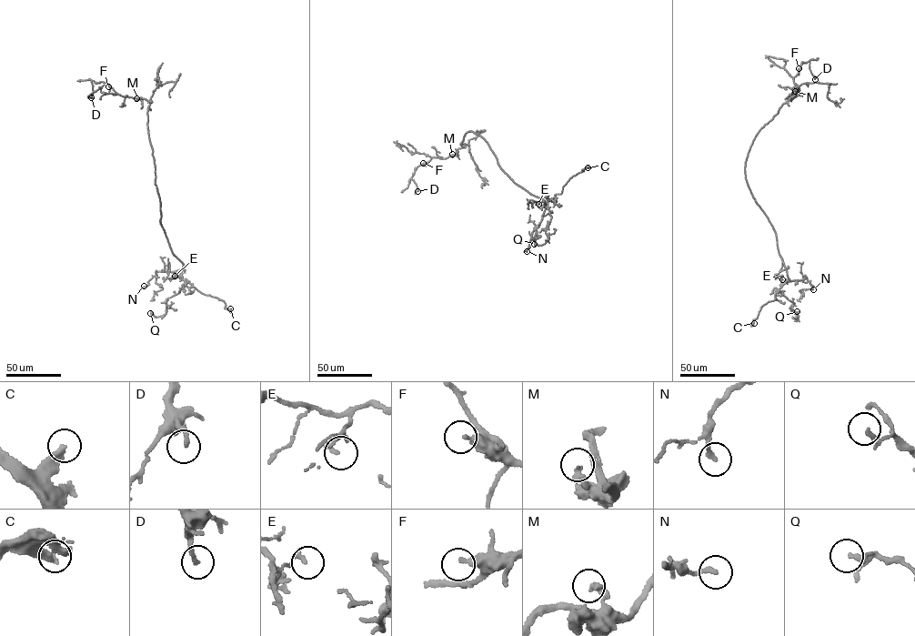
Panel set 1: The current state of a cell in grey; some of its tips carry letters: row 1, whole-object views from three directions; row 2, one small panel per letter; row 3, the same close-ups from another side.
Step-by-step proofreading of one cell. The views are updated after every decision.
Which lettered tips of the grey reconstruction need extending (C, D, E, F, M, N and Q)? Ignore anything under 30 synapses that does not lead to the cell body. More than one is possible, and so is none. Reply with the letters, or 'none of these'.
C

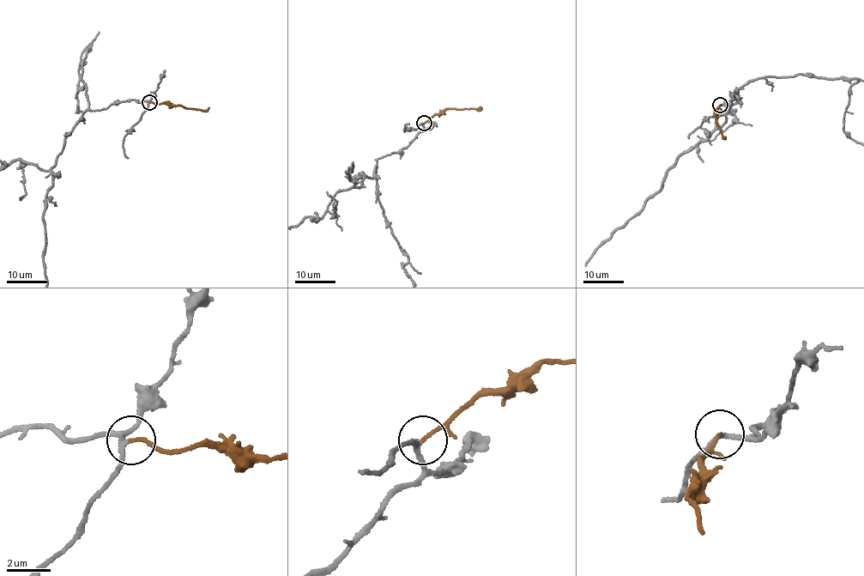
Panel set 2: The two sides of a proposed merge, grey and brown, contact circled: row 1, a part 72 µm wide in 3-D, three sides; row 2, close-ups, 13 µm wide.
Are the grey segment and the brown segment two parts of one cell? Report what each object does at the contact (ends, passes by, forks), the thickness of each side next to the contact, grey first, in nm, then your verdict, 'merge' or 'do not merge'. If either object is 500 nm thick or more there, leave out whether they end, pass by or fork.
grey passes by | brown ends | 190/170 nm | merge

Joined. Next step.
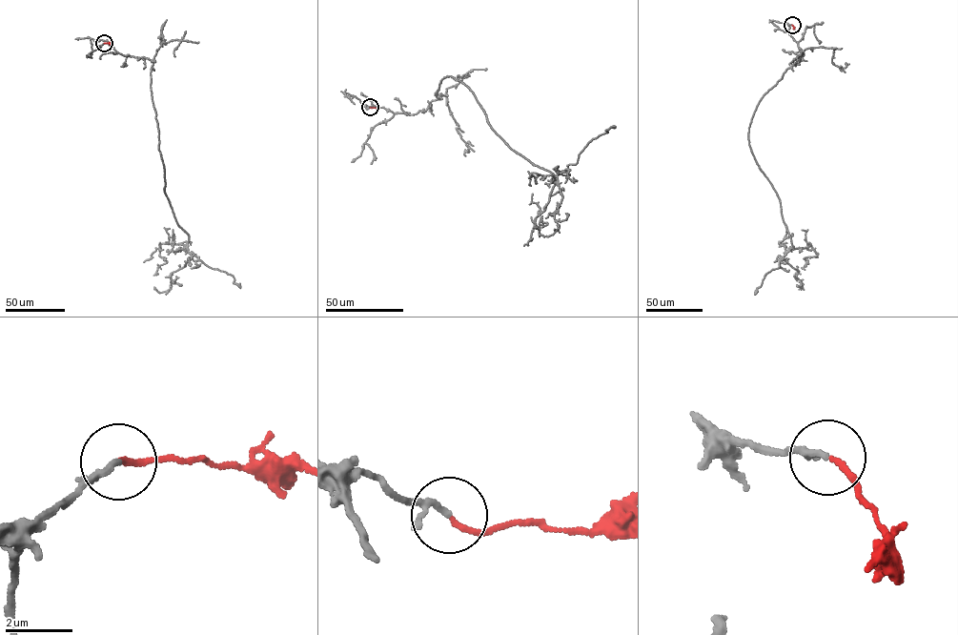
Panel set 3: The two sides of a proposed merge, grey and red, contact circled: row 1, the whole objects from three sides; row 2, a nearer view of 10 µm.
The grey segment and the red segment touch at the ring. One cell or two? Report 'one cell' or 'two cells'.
one cell

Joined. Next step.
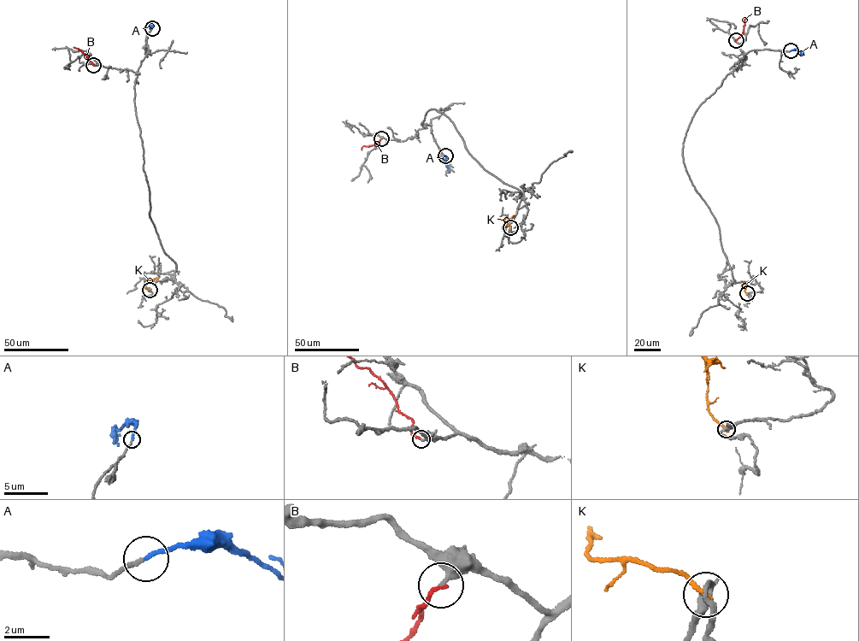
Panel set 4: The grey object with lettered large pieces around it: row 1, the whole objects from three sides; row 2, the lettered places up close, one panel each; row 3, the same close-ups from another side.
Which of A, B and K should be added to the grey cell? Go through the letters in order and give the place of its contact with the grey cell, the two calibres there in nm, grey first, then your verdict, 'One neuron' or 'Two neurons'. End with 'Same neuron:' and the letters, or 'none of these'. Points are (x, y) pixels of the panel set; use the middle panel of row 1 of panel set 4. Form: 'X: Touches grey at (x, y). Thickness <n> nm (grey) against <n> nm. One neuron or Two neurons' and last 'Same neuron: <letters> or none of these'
A: Touches grey at (445, 155). Thickness 160 nm (grey) against 170 nm. One neuron
B: Touches grey at (381, 138). Thickness 260 nm (grey) against 180 nm. Two neurons
K: Touches grey at (510, 227). Thickness 300 nm (grey) against 200 nm. Two neurons
Same neuron: A

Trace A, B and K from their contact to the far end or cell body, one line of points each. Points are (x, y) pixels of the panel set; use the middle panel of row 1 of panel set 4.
A: (444, 155), (448, 170)
B: (381, 138), (377, 144), (364, 145), (361, 149)
K: (510, 226), (503, 223), (514, 215)

